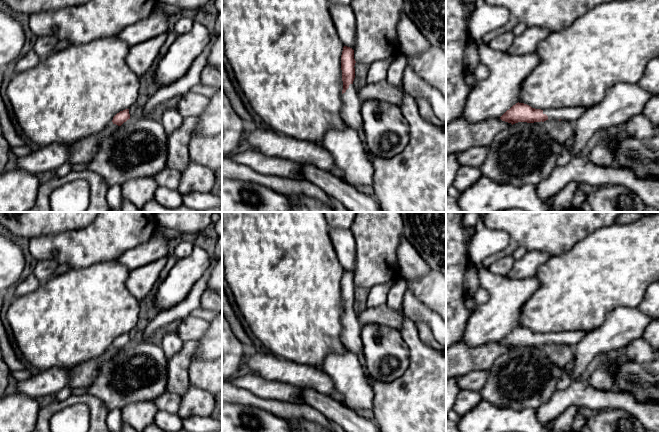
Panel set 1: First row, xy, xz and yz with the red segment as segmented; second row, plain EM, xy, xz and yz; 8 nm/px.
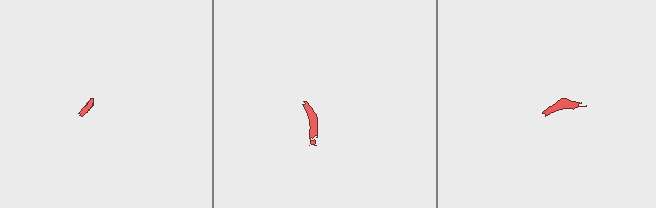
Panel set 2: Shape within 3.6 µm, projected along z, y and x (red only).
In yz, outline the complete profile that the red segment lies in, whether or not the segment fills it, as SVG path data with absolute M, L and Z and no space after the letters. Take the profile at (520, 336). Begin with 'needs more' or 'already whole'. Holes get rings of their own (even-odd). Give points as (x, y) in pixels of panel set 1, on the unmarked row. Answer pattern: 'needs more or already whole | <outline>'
needs more | M516 327L507 334L500 343L511 347L512 349L518 346L544 346L546 344L567 344L574 348L587 333L585 331L563 331L551 333L535 333L524 327Z

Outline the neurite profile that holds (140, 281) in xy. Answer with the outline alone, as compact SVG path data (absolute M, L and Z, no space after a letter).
M164 257L130 271L126 280L126 287L138 301L147 297L154 284L158 281L159 274L166 262L167 259Z

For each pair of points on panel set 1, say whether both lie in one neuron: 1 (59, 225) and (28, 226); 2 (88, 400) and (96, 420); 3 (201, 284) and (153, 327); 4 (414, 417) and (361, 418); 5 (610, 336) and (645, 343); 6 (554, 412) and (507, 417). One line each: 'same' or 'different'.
1: same
2: same
3: same
4: different
5: different
6: different

